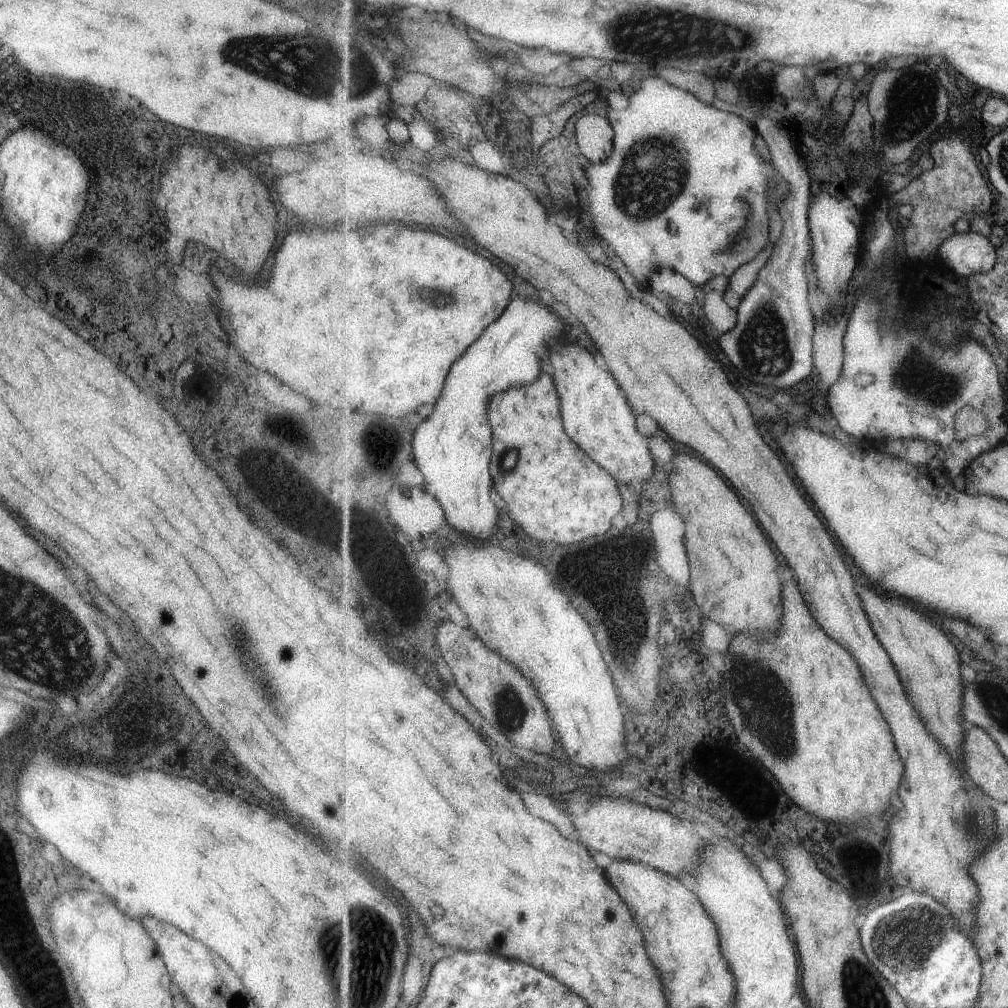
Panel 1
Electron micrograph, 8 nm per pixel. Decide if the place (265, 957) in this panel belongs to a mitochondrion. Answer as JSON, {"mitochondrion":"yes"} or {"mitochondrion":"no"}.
{"mitochondrion":"no"}

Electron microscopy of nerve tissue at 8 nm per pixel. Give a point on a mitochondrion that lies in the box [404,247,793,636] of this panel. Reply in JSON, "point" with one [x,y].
{"point":[764,340]}

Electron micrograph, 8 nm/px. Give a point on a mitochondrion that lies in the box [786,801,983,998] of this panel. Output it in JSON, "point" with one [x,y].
{"point":[906,943]}

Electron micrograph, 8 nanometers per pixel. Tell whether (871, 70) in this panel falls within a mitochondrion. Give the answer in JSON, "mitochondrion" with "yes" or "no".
{"mitochondrion":"no"}

